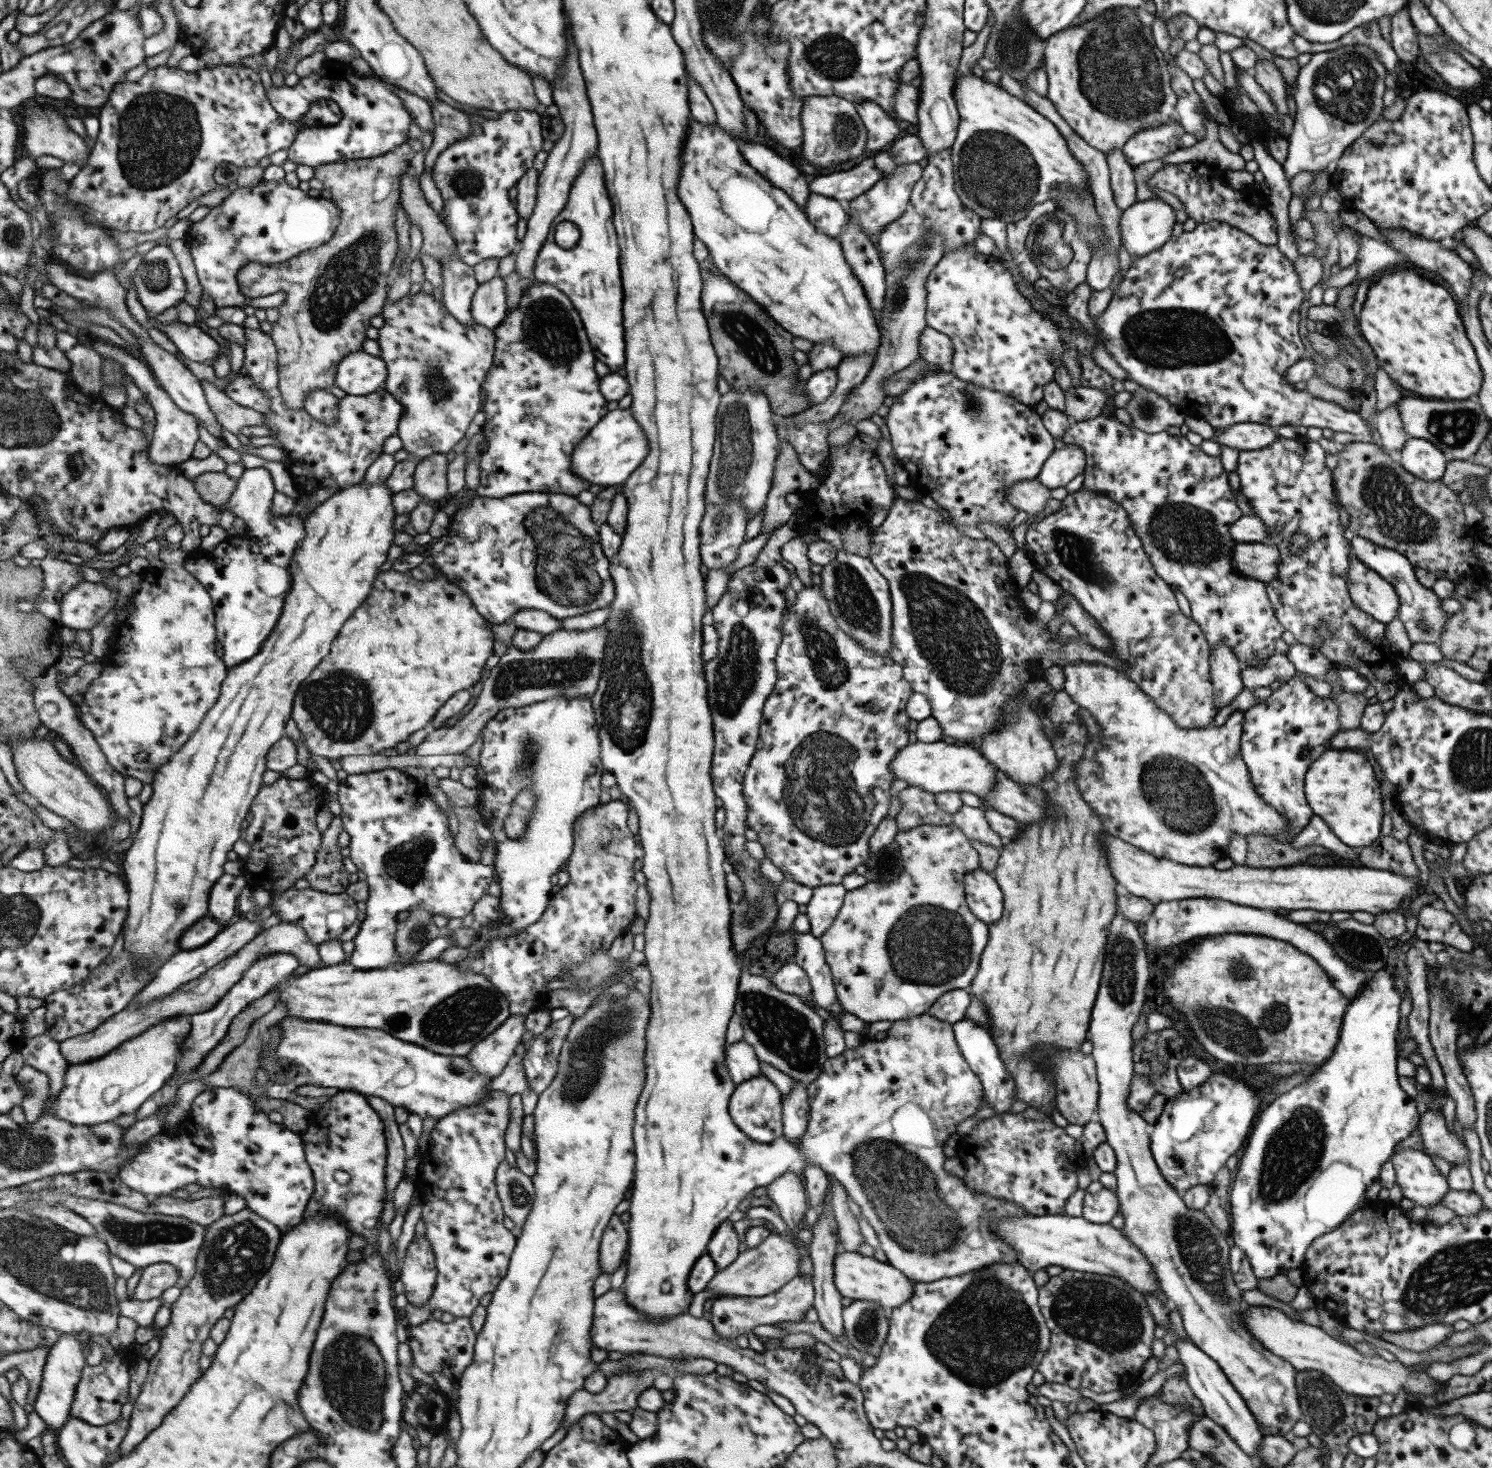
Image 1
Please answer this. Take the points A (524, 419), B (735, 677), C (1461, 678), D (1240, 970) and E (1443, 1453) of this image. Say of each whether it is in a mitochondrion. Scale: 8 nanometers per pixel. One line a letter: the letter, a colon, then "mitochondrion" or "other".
A: other
B: mitochondrion
C: other
D: mitochondrion
E: other

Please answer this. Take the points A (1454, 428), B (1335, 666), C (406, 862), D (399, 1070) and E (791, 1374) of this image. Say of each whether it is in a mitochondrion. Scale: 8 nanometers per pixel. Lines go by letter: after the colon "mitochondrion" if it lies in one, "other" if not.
A: mitochondrion
B: other
C: mitochondrion
D: other
E: other

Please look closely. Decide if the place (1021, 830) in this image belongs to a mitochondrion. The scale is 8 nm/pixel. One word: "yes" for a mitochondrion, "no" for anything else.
no

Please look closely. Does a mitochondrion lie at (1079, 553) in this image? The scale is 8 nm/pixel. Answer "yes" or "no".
yes

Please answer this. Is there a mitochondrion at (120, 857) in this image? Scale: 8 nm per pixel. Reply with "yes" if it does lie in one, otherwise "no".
no

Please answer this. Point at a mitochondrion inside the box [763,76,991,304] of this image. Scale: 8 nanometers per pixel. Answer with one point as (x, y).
(845, 131)

